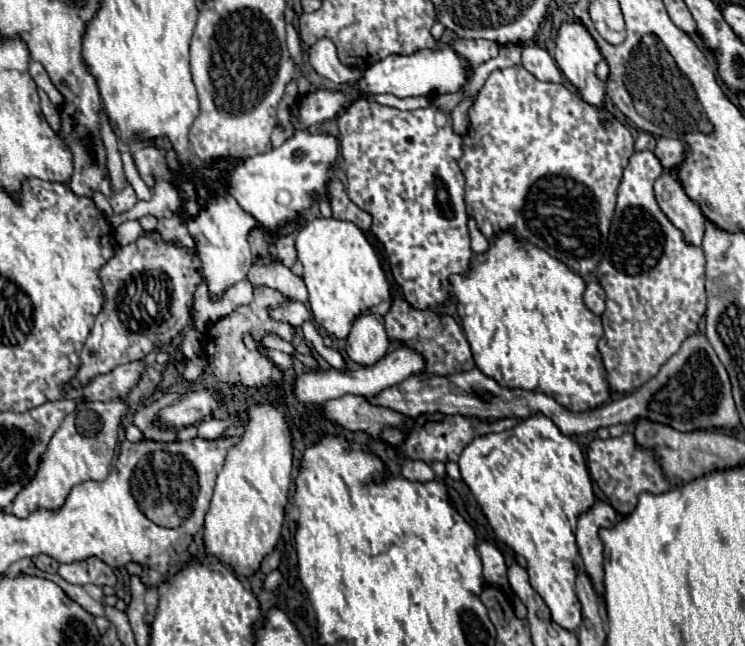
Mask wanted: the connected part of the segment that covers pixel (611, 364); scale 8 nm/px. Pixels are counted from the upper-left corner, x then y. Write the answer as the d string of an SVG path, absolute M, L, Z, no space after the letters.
M640 151L630 157L618 185L618 203L610 225L608 247L596 269L598 283L606 293L606 311L602 313L604 337L598 343L602 363L606 369L606 381L610 391L616 395L632 393L650 381L660 367L678 353L686 337L700 329L700 321L706 311L706 293L704 293L704 253L700 247L690 245L682 231L678 231L670 219L662 213L654 199L654 179L662 173L662 165L654 159L652 151Z

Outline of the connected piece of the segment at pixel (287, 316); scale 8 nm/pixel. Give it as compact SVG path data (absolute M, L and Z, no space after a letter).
M286 301L282 307L278 309L270 309L270 315L278 321L286 321L294 327L300 327L304 321L310 321L310 311L304 303L298 301Z

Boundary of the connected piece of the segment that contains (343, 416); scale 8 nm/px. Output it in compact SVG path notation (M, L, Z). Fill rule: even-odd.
M344 395L324 403L324 415L334 423L350 431L366 431L372 437L378 437L382 427L402 427L404 415L370 403L362 395Z

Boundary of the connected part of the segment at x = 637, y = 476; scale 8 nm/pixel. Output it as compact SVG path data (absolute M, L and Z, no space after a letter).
M624 433L622 437L610 437L610 439L596 437L588 447L588 471L596 481L596 485L600 487L600 491L610 501L610 505L620 515L628 515L636 507L638 495L642 491L664 493L674 487L666 481L662 471L658 471L658 463L654 463L654 459L646 455L646 451L638 451L638 447L634 447L632 433Z

